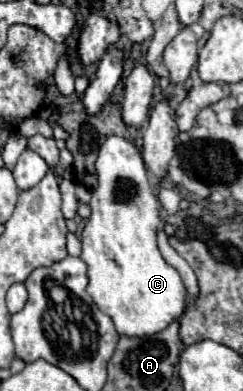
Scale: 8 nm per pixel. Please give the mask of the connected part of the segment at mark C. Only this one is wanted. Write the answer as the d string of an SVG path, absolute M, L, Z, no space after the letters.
M108 137L100 147L98 161L98 187L92 189L92 215L82 231L82 259L88 265L88 287L86 293L92 297L96 307L112 317L118 335L126 337L148 337L166 329L172 321L176 321L186 307L186 287L178 275L178 271L168 265L156 245L158 231L158 197L154 187L148 181L144 161L134 143L122 137Z

